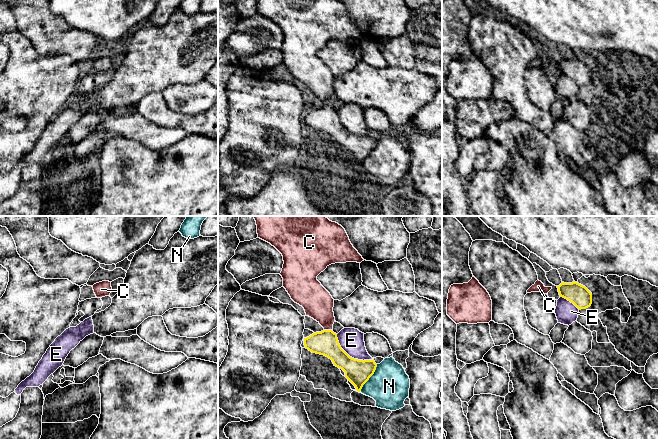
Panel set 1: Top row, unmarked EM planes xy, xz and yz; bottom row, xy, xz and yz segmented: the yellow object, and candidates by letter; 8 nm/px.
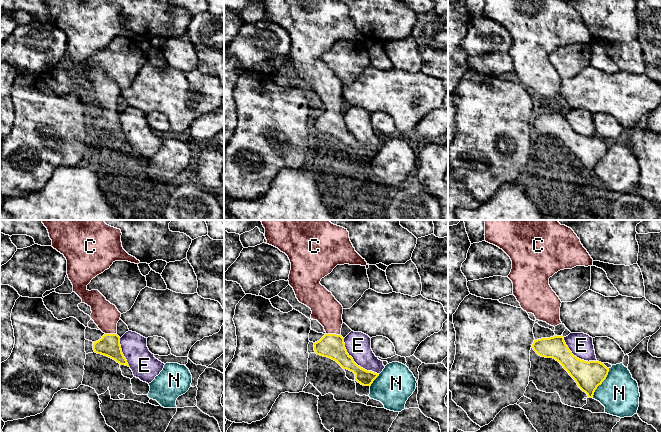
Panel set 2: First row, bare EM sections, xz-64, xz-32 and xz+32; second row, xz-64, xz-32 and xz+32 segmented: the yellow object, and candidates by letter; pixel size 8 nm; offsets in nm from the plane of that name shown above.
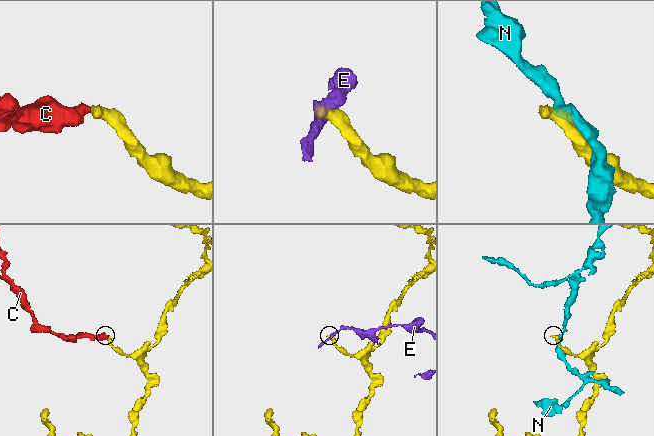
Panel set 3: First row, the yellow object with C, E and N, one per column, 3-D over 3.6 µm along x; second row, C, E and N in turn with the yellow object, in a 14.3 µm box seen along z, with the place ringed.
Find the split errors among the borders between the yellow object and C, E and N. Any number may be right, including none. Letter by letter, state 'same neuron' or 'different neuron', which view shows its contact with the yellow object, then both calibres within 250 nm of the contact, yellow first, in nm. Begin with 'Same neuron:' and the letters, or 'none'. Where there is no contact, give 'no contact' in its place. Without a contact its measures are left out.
Same neuron: C
C: same neuron | xz | 200/240 nm
E: different neuron | xz | 200/200 nm
N: different neuron | xz | 200/320 nm

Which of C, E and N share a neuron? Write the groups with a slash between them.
C / E / N

